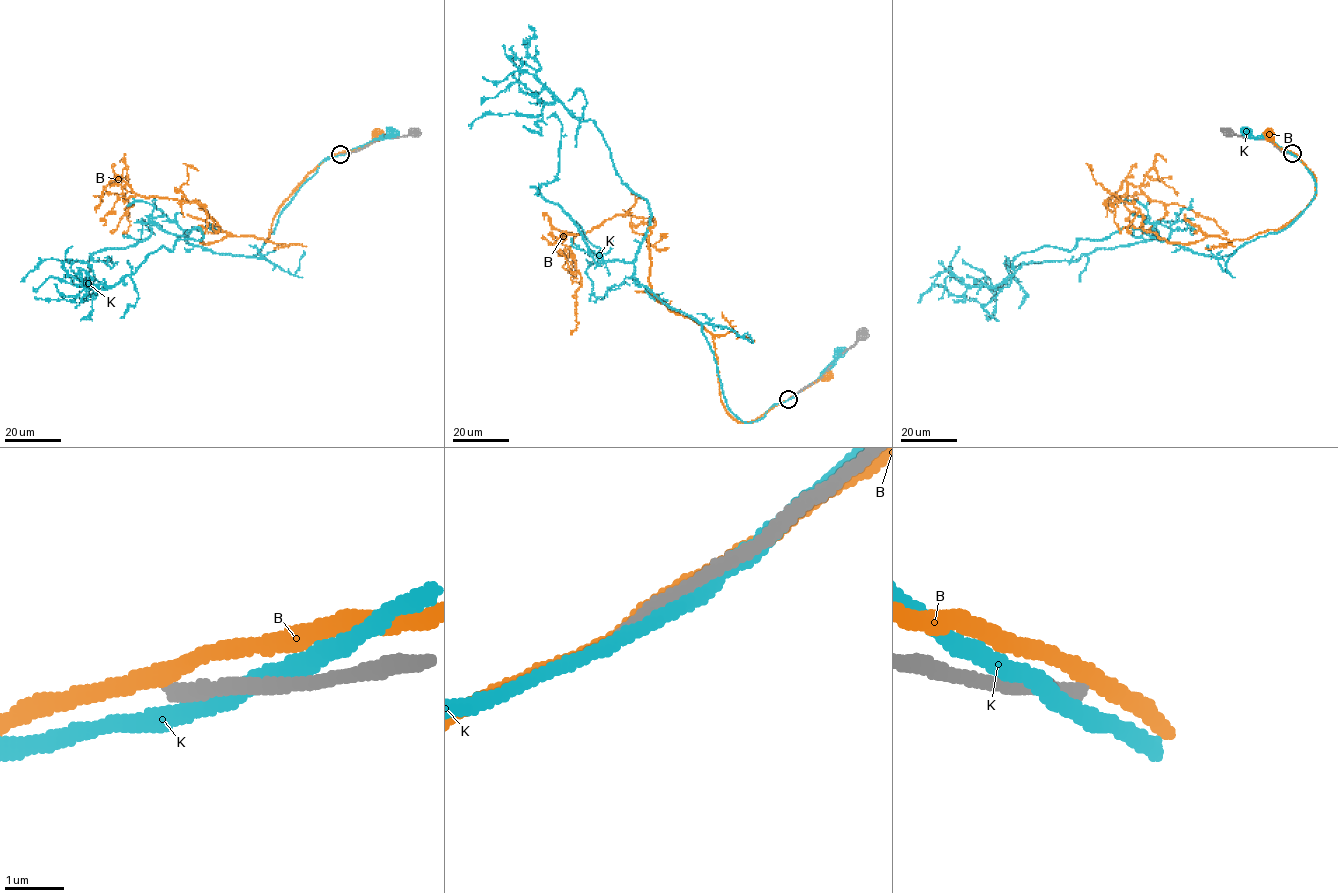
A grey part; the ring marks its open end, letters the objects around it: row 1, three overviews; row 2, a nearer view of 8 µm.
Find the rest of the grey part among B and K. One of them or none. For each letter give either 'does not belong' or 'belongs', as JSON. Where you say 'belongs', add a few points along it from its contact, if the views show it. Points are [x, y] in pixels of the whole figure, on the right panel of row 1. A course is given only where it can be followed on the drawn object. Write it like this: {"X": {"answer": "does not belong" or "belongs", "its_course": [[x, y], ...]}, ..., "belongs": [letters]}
{"B": {"answer": "does not belong"}, "K": {"answer": "does not belong"}, "belongs": []}

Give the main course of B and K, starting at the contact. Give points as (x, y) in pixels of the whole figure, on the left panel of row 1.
B: (341, 153), (360, 148), (377, 138), (377, 134)
K: (344, 153), (375, 138), (385, 138), (393, 132)

